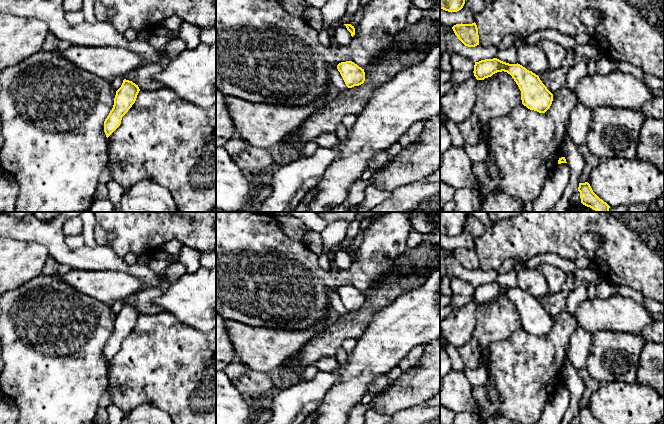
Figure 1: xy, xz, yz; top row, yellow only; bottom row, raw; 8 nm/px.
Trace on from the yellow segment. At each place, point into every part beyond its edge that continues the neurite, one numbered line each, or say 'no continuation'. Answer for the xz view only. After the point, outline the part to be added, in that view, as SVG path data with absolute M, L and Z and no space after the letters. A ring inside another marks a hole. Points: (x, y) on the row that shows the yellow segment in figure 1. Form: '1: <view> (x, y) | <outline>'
no continuation

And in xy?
no continuation

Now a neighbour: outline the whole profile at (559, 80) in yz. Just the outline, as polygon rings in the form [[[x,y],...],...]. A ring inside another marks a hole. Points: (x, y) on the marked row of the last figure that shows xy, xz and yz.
[[[564,66],[558,69],[549,68],[545,72],[539,75],[542,83],[547,87],[547,89],[553,94],[559,89],[565,87],[567,83],[568,69]]]

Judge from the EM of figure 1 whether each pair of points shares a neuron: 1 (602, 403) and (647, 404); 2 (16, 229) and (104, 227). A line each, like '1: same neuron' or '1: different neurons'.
1: same neuron
2: different neurons

